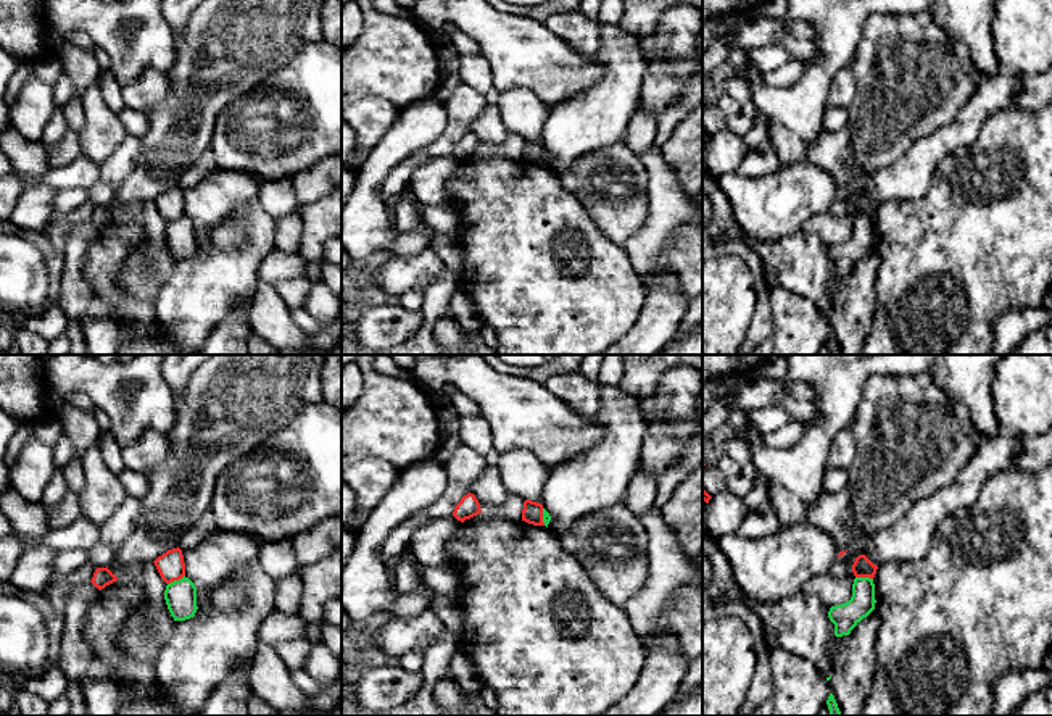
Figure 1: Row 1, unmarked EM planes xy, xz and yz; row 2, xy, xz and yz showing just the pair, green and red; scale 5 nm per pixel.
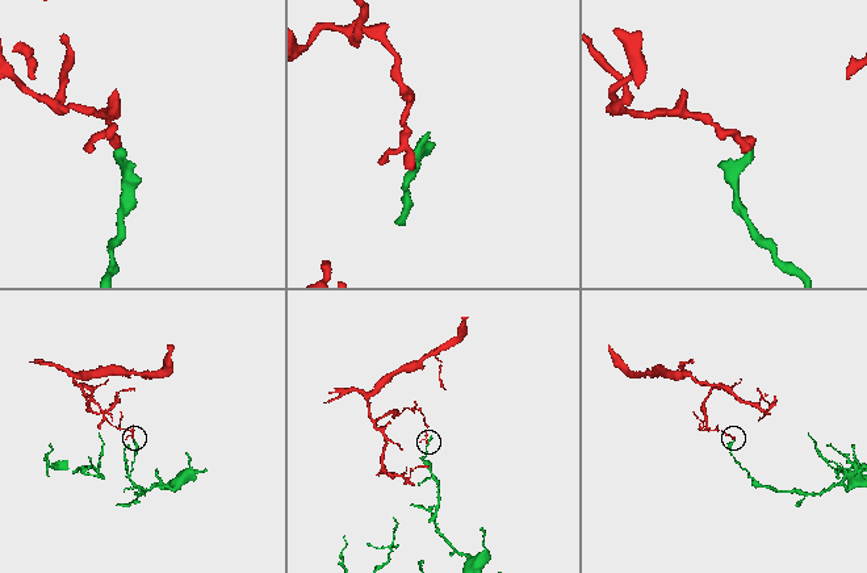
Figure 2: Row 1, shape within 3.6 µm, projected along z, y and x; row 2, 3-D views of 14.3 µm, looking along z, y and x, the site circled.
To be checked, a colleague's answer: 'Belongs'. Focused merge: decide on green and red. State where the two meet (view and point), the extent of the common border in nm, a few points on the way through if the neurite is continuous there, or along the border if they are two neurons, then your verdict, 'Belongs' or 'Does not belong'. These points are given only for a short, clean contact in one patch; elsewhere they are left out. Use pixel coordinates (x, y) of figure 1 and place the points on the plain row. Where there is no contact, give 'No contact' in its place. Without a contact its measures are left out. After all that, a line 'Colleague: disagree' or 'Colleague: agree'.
Touches green at xy (176, 220). Shared border 100 nm. Boundary: xy (184, 213), (168, 223). Does not belong
Colleague: disagree

